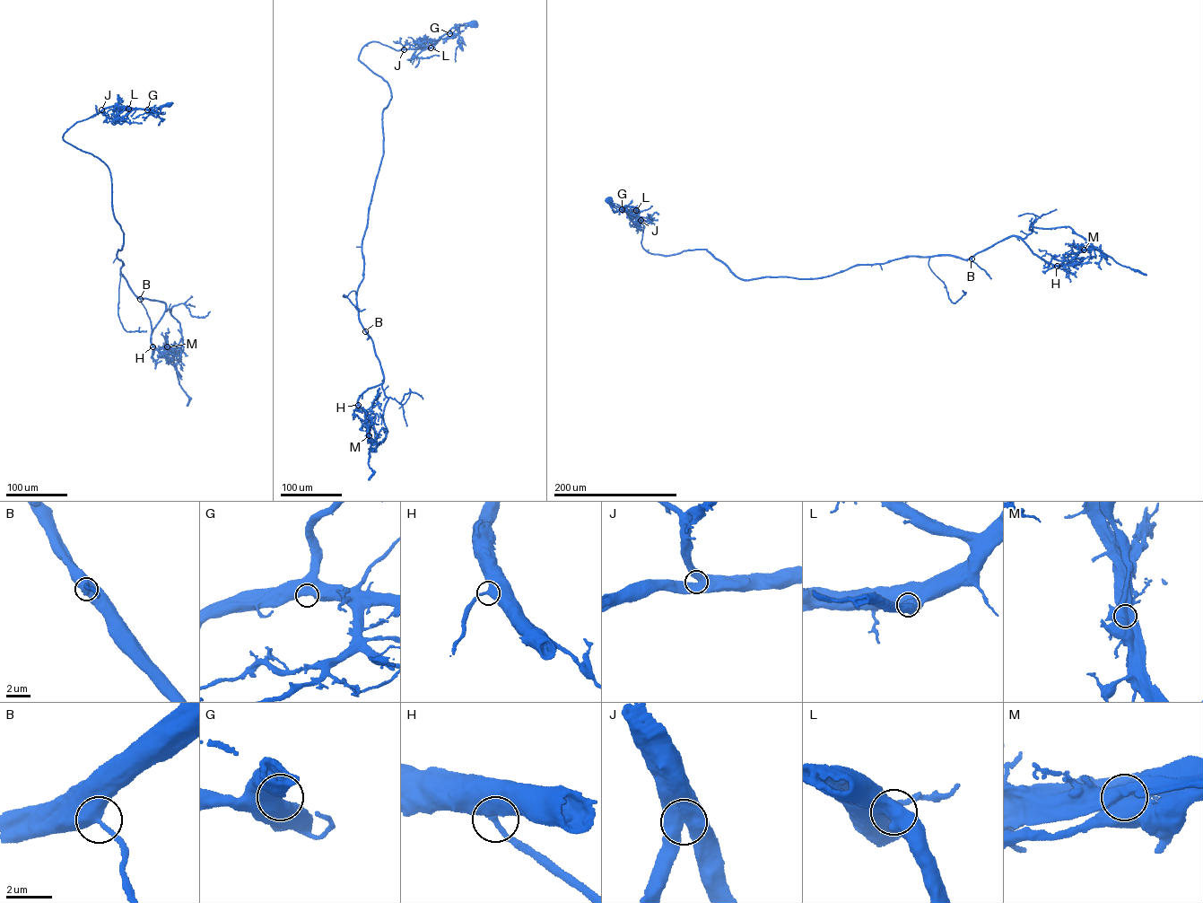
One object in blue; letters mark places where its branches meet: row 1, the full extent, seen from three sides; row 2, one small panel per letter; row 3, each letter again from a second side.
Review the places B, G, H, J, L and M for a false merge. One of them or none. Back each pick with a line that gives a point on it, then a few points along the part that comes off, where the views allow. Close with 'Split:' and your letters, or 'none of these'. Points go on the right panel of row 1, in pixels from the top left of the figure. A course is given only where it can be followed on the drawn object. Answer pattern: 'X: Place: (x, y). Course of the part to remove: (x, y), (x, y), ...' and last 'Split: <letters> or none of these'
M: Place: (1084, 249). Course of the part to remove: (1084, 249), (1096, 249), (1118, 263), (1146, 275)
Split: M

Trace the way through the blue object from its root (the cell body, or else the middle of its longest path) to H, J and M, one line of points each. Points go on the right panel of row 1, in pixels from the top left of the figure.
H: (607, 199), (636, 211), (647, 251), (705, 249), (745, 279), (966, 259), (1014, 236), (1057, 266)
J: (607, 199), (614, 213), (634, 209), (640, 220)
M: (607, 199), (636, 211), (647, 251), (705, 249), (745, 279), (966, 259), (1012, 236), (1051, 264), (1084, 249)

